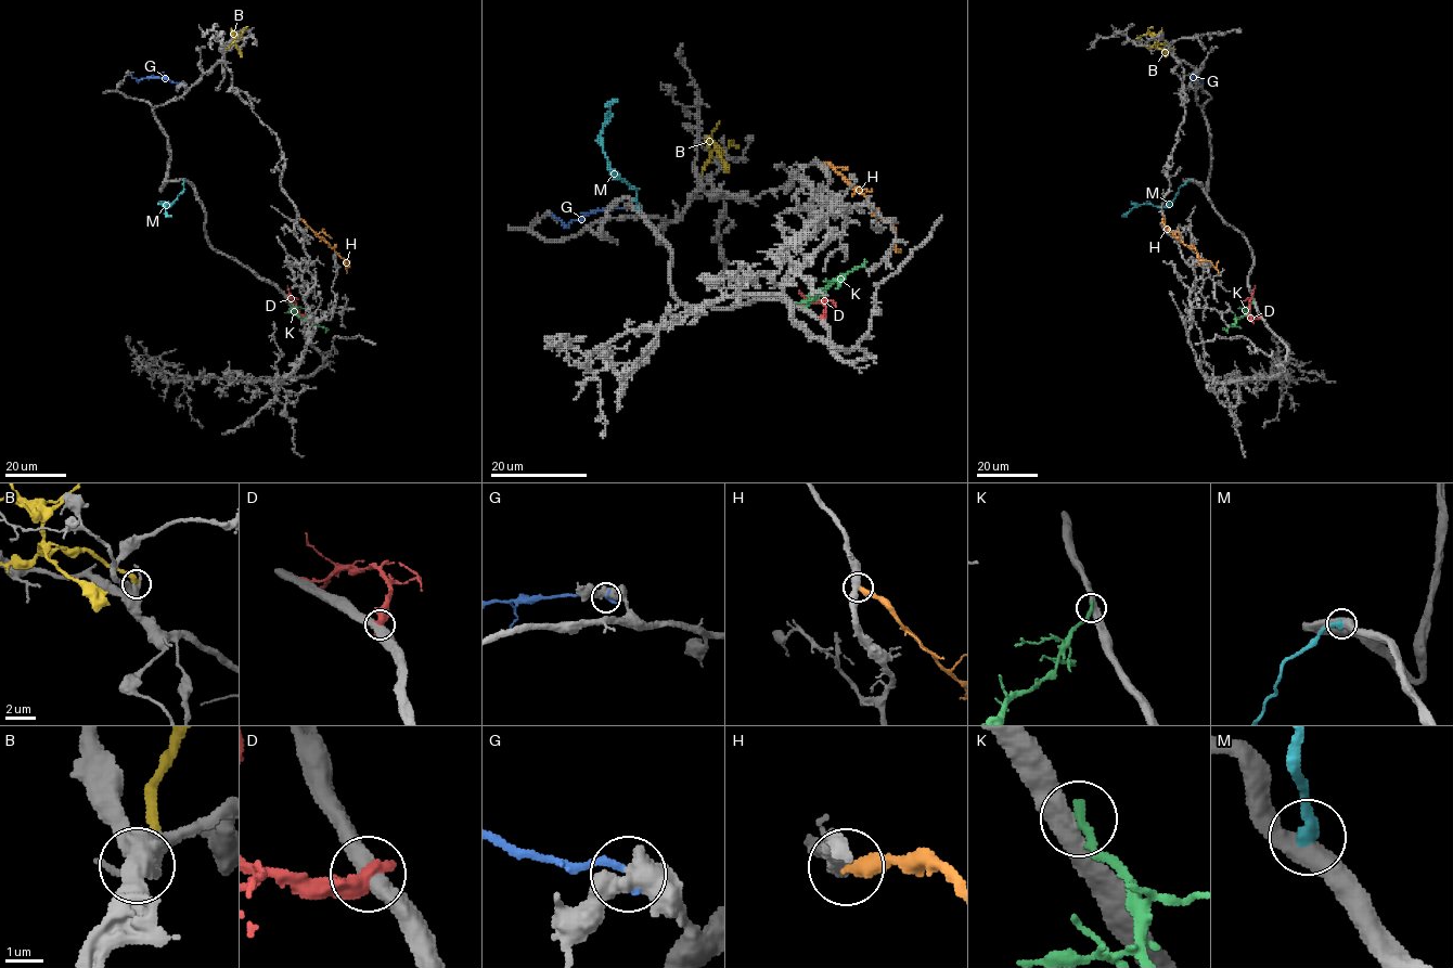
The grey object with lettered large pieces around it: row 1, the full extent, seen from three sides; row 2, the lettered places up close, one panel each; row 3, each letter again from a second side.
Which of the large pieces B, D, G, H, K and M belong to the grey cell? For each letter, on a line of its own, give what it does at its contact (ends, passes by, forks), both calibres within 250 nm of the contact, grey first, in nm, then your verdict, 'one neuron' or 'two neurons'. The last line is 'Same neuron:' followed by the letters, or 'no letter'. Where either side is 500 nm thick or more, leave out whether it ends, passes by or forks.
B: it ends | 360/400 nm | two neurons
D: 500/550 nm | two neurons
G: 600/280 nm | two neurons
H: it ends | 400/400 nm | two neurons
K: 500/280 nm | two neurons
M: 500/400 nm | two neurons
Same neuron: no letter

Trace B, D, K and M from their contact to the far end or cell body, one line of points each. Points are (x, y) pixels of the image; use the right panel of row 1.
B: (1173, 50), (1155, 43), (1153, 36), (1144, 34), (1136, 39)
D: (1260, 315), (1249, 313), (1255, 285)
K: (1254, 300), (1242, 317), (1223, 328)
M: (1191, 180), (1165, 206), (1142, 204), (1122, 216)

